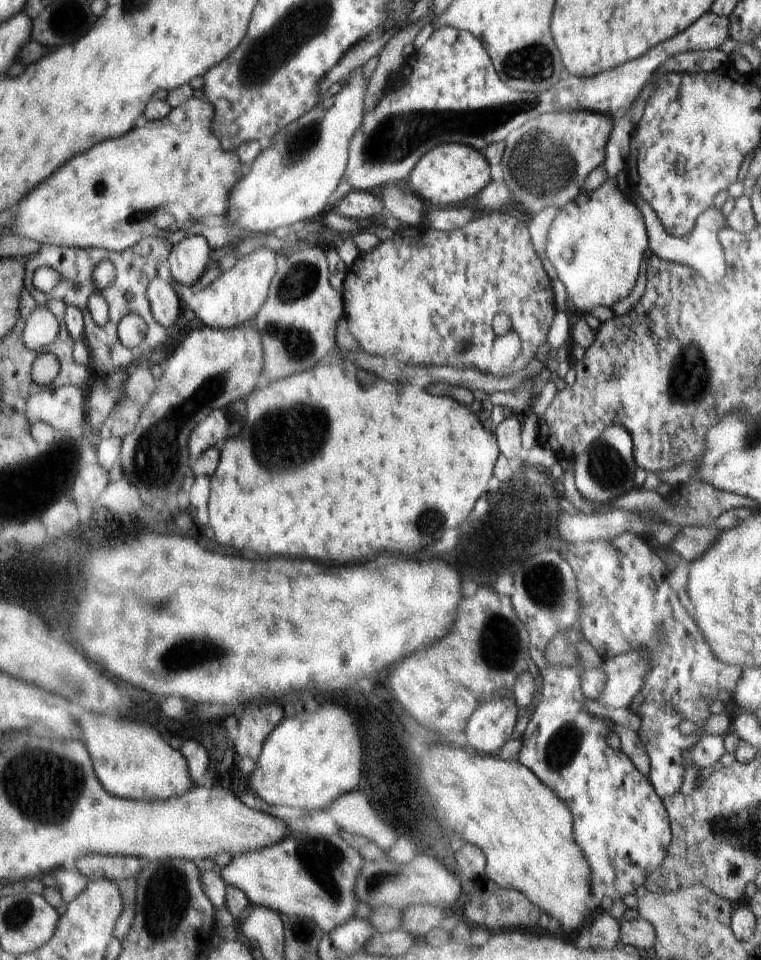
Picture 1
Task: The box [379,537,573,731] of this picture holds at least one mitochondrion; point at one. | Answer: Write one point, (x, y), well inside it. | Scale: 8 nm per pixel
(498, 638)

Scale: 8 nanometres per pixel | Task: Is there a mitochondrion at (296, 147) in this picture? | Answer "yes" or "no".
yes

